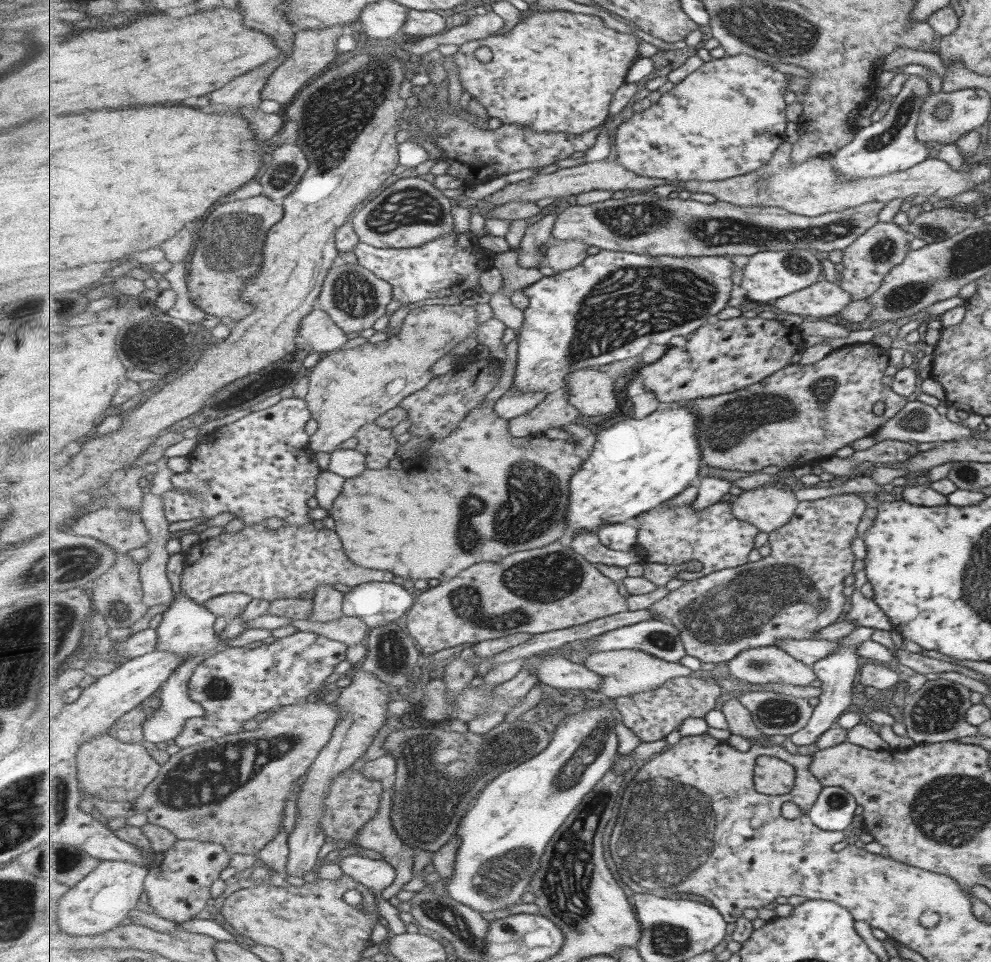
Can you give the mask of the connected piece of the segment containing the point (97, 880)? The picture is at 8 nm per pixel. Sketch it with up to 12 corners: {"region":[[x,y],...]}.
{"region":[[107,860],[60,899],[79,937],[110,932],[138,906],[148,865]]}

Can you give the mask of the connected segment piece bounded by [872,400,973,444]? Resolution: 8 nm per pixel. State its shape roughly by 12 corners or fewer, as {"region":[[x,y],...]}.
{"region":[[908,401],[876,429],[876,442],[971,439],[973,430]]}

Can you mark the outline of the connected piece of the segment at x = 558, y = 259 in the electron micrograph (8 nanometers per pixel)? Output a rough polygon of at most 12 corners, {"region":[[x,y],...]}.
{"region":[[562,240],[546,254],[546,264],[560,273],[589,256],[583,240]]}

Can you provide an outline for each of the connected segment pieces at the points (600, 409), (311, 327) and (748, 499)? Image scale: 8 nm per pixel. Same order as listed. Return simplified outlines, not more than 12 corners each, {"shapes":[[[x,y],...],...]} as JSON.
{"shapes":[[[597,367],[565,378],[570,402],[586,417],[621,403],[616,380]],[[320,306],[300,336],[318,353],[338,351],[348,332]],[[760,487],[736,496],[735,516],[769,534],[790,523],[794,488]]]}

